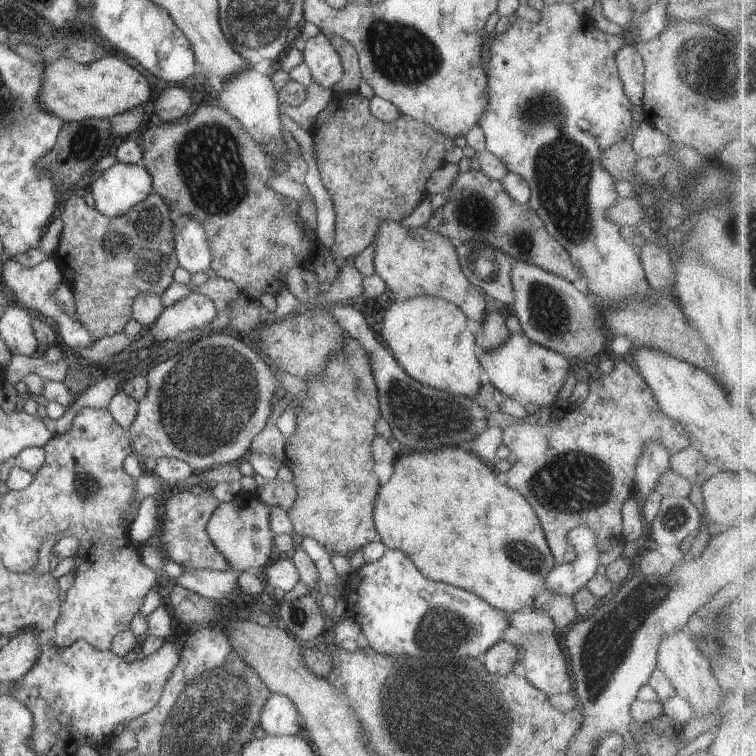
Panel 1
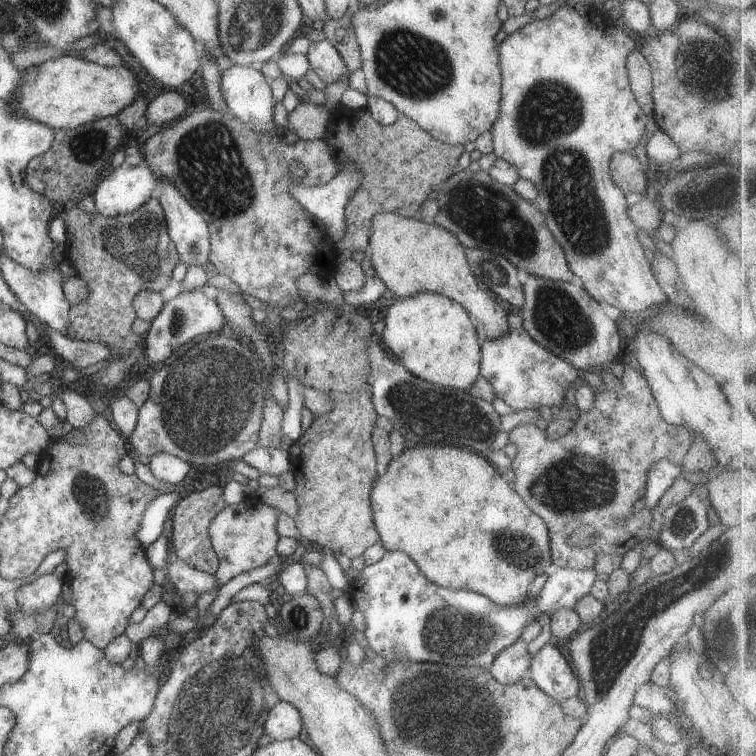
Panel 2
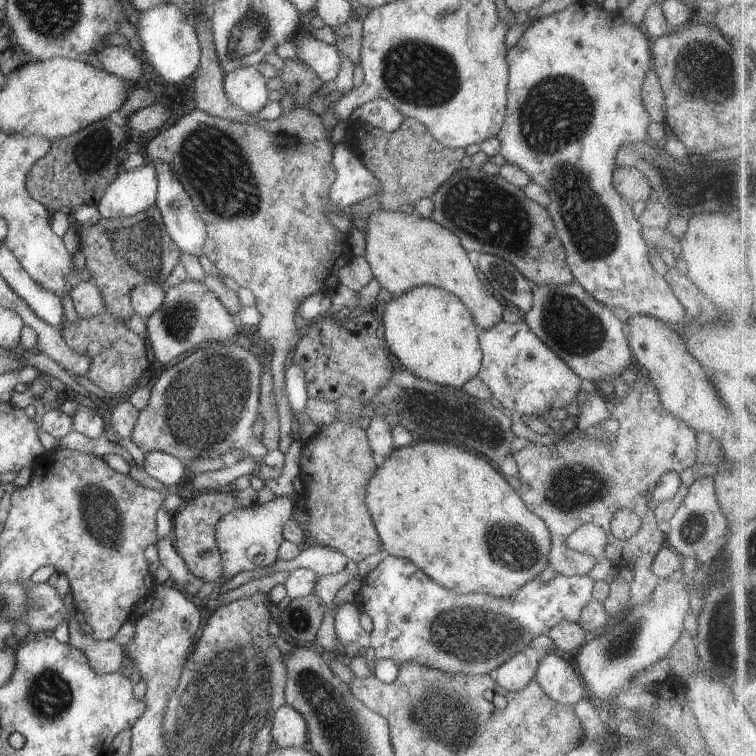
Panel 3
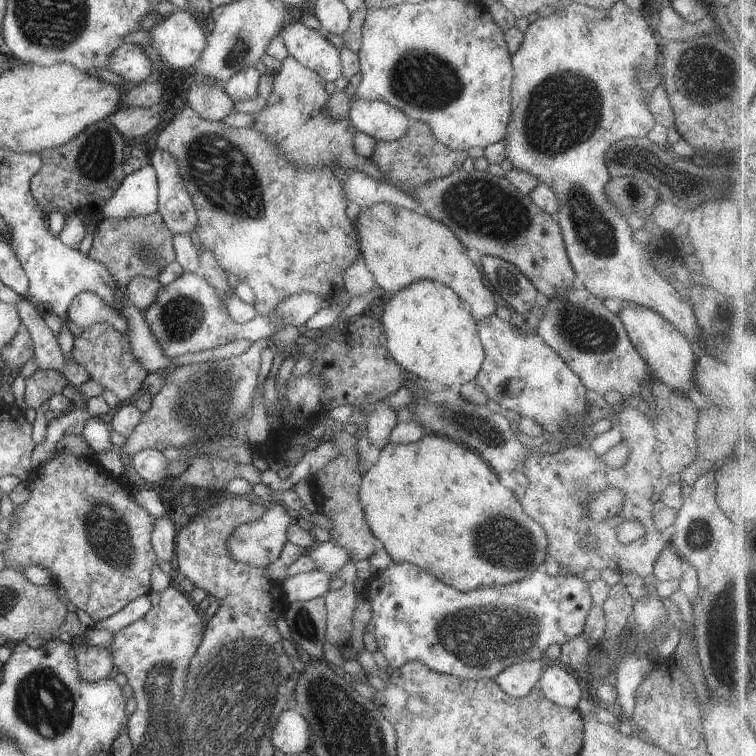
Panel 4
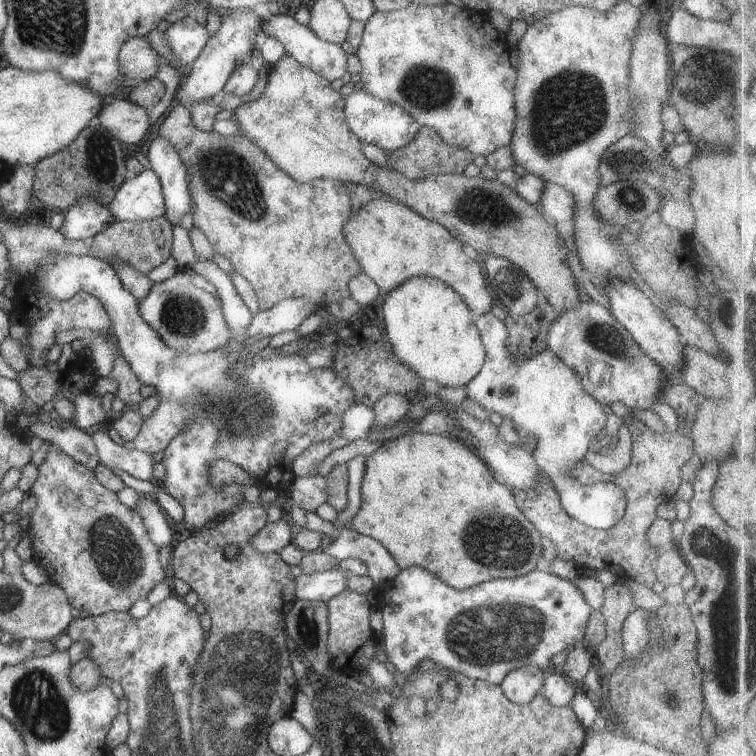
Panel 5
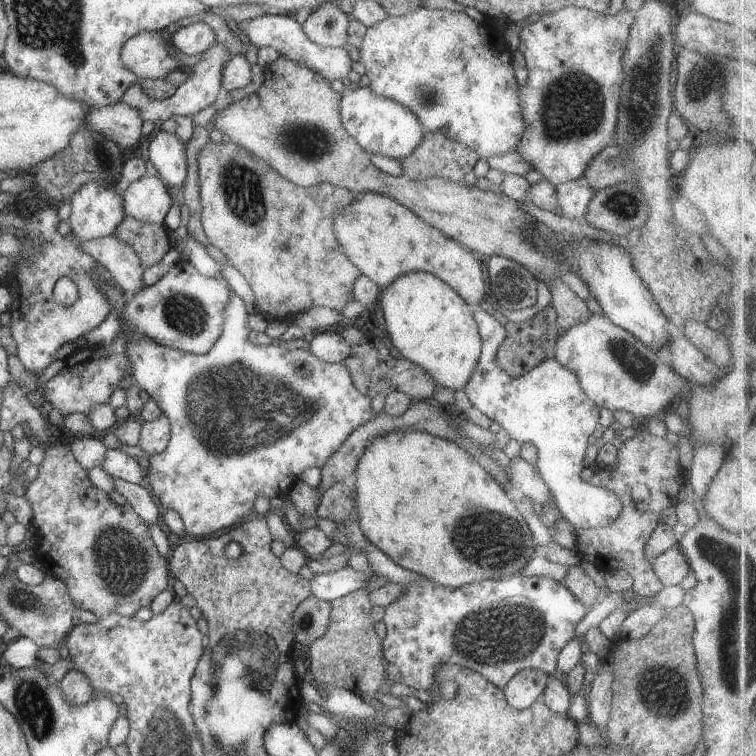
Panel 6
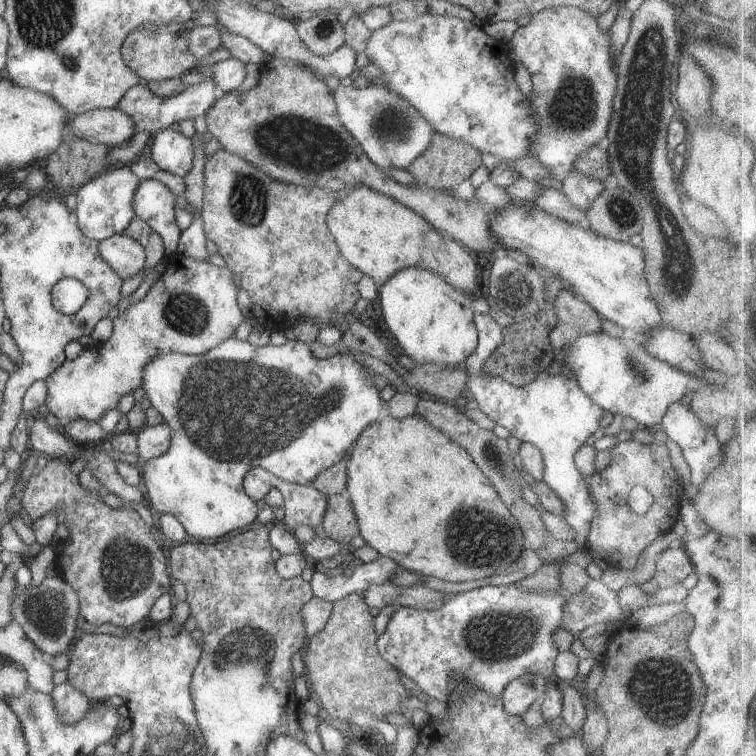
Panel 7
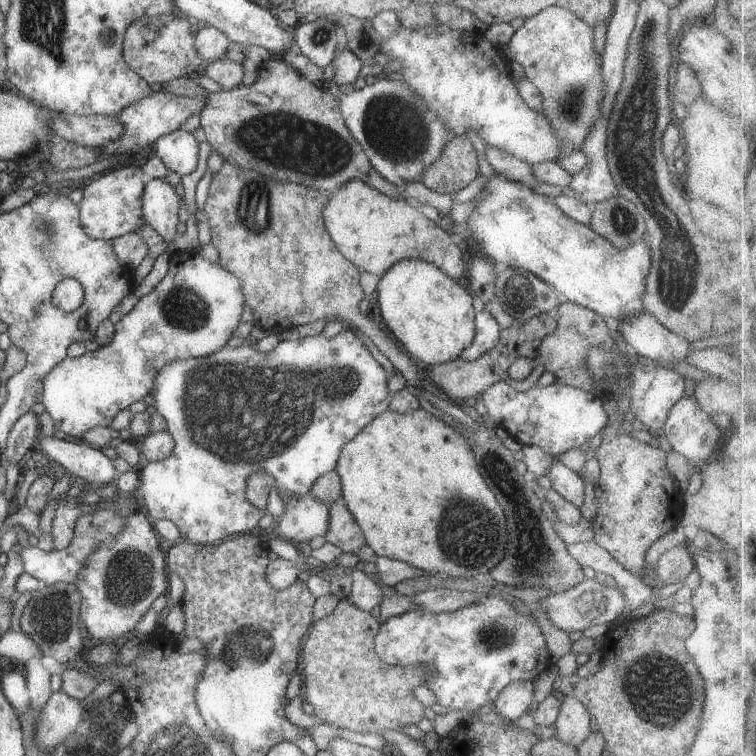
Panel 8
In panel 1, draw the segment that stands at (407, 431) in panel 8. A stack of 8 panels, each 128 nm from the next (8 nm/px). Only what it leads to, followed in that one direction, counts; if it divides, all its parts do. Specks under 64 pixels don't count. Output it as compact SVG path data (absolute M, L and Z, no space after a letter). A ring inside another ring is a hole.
M441 447L440 449L433 449L428 451L411 451L406 455L396 457L393 464L394 473L390 482L380 486L378 497L375 501L373 511L373 524L381 537L381 542L387 549L400 550L406 554L410 561L418 568L418 571L429 580L441 581L442 583L459 587L460 589L469 591L475 596L478 596L483 602L486 602L494 609L503 611L504 613L514 613L519 611L528 611L533 609L545 610L550 618L554 621L556 632L566 629L570 624L576 622L579 616L575 610L575 603L572 597L558 595L551 589L546 587L545 581L547 575L557 566L554 556L551 554L547 541L542 532L540 522L532 510L532 506L516 491L510 489L507 485L501 484L497 480L497 472L484 463L480 458L472 455L468 451L464 451L459 447Z

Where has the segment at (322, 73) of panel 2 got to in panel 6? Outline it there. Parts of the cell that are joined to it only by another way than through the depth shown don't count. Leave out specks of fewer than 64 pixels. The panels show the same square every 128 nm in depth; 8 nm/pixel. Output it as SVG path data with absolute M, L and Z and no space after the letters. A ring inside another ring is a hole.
M283 13L279 15L265 15L253 20L246 20L240 27L248 36L250 42L258 49L261 47L277 49L281 56L295 61L298 65L304 65L305 68L312 70L312 72L317 73L330 82L334 80L342 81L343 78L349 76L352 70L353 61L344 47L322 47L311 42L294 16Z

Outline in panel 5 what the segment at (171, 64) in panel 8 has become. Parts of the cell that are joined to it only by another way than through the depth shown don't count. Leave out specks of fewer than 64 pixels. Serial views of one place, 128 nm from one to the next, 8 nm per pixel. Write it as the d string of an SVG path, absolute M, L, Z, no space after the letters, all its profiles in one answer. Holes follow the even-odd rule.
M144 37L128 40L119 53L120 73L137 81L155 78L157 64L164 61Z

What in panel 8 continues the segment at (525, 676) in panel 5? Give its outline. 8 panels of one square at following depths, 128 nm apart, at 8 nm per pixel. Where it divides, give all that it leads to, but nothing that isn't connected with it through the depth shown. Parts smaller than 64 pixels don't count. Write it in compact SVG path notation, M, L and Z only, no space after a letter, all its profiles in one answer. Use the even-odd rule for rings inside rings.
M532 681L511 682L500 692L494 702L498 716L515 722L534 707L534 684Z

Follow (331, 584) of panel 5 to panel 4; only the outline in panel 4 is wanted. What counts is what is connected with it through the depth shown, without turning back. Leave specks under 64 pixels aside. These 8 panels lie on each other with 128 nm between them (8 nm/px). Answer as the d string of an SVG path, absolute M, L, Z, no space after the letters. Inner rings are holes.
M314 569L308 573L288 577L280 584L287 604L295 601L308 601L325 596L332 588L329 586L331 576L325 571Z

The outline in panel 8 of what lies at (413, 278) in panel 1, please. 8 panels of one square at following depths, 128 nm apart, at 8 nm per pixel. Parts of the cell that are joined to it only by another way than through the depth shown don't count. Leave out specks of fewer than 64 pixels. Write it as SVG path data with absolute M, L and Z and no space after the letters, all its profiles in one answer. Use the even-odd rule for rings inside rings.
M350 180L328 195L322 220L338 250L361 271L380 277L400 260L418 258L434 264L450 278L464 281L467 274L464 245L417 208L408 200L382 194L362 180Z

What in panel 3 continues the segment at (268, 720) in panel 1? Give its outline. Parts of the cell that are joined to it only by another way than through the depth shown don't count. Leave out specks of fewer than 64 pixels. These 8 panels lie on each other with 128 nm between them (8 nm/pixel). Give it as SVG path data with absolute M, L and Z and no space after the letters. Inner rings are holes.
M284 705L275 713L271 736L280 747L303 748L308 739L306 722L300 712Z

